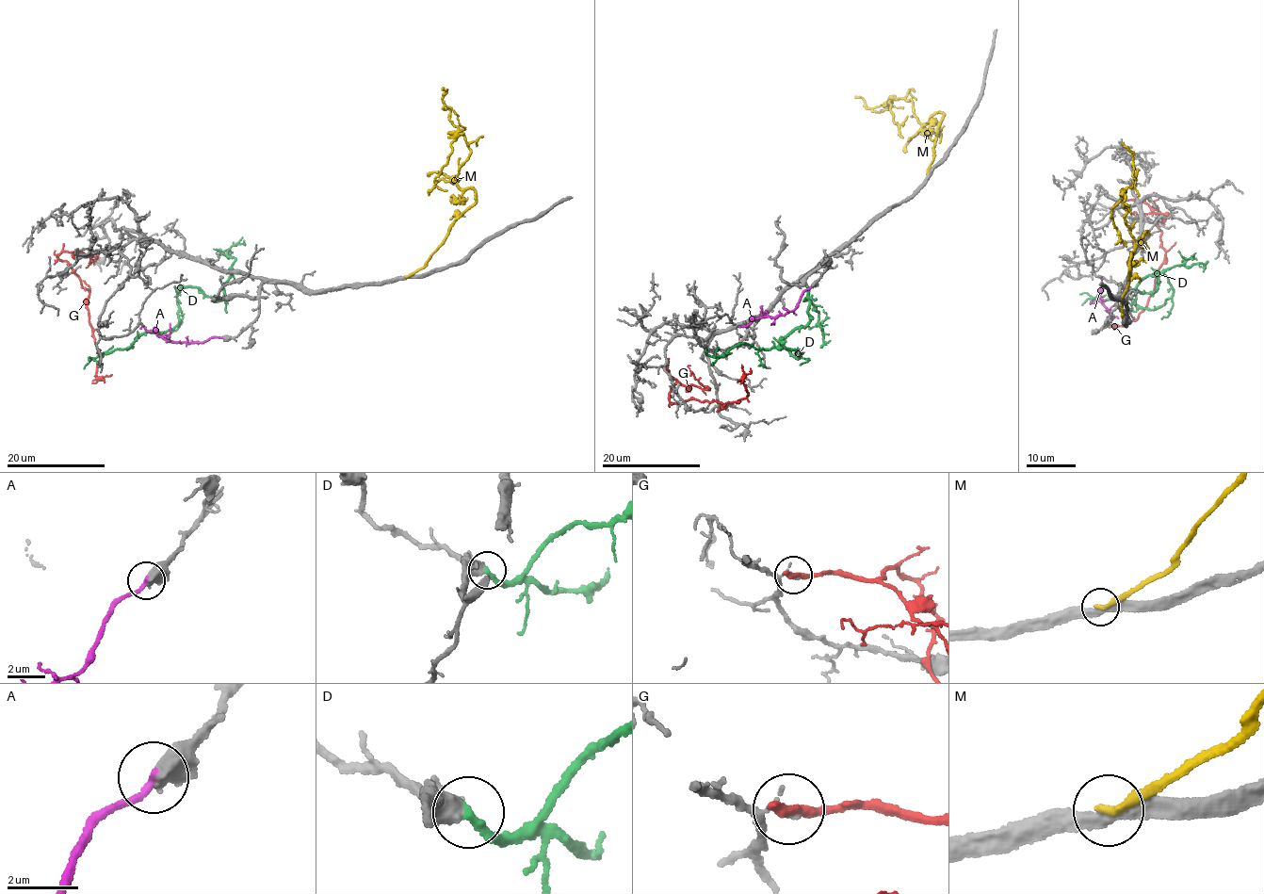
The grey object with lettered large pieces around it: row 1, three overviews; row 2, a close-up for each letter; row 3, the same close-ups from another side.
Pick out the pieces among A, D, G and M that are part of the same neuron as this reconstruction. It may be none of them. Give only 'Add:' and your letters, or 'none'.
Add: D

